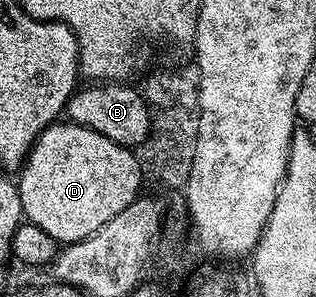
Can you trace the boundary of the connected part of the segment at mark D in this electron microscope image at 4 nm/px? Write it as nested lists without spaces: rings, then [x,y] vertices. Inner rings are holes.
[[[58,122],[45,128],[29,152],[29,157],[19,169],[16,177],[19,198],[22,199],[22,214],[30,224],[39,226],[39,230],[51,234],[58,245],[74,244],[99,230],[115,214],[123,214],[133,200],[138,199],[142,191],[143,177],[136,155],[121,144],[103,138],[90,128],[84,128],[72,122]]]

